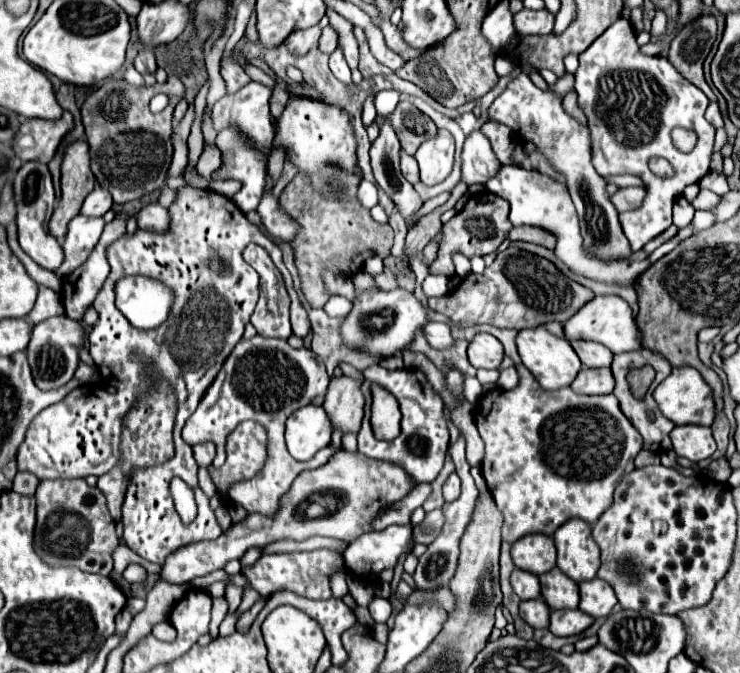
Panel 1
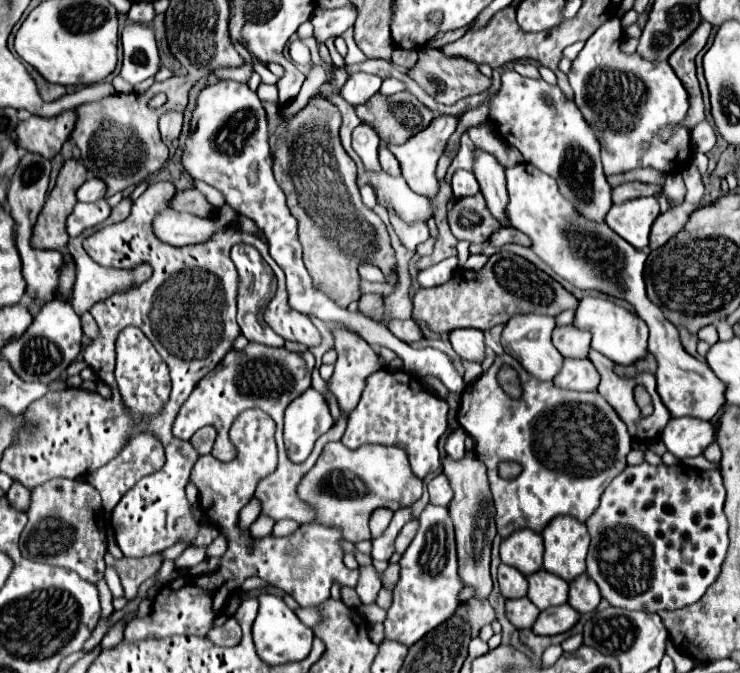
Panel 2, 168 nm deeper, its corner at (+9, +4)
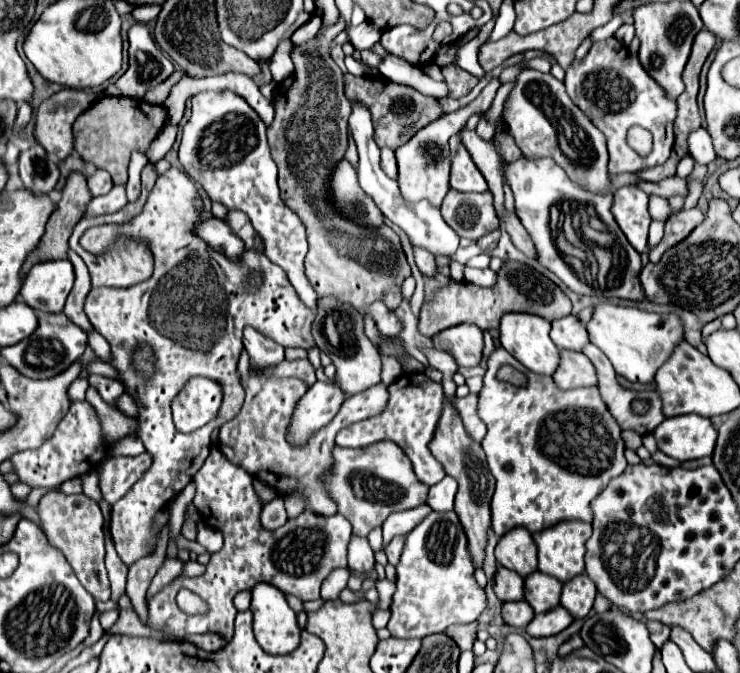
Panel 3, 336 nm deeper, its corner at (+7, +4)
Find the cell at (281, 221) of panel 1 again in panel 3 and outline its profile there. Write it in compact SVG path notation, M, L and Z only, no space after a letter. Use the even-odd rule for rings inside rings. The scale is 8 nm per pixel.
M199 92L193 96L193 114L183 128L179 162L189 178L203 186L211 200L223 202L227 210L241 210L265 242L265 254L289 276L299 300L315 310L319 296L305 276L303 260L307 238L303 222L285 206L277 186L277 166L269 152L267 126L259 114L235 92Z

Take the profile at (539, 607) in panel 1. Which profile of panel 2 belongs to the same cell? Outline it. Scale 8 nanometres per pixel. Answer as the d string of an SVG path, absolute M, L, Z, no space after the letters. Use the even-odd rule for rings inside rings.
M517 598L505 602L505 616L515 628L531 628L539 616L539 610L529 598Z

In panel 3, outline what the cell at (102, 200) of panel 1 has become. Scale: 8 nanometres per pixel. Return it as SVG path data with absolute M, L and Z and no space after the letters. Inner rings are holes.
M97 170L87 182L89 182L89 190L91 190L93 196L103 196L103 194L107 194L113 188L111 176L105 170Z

